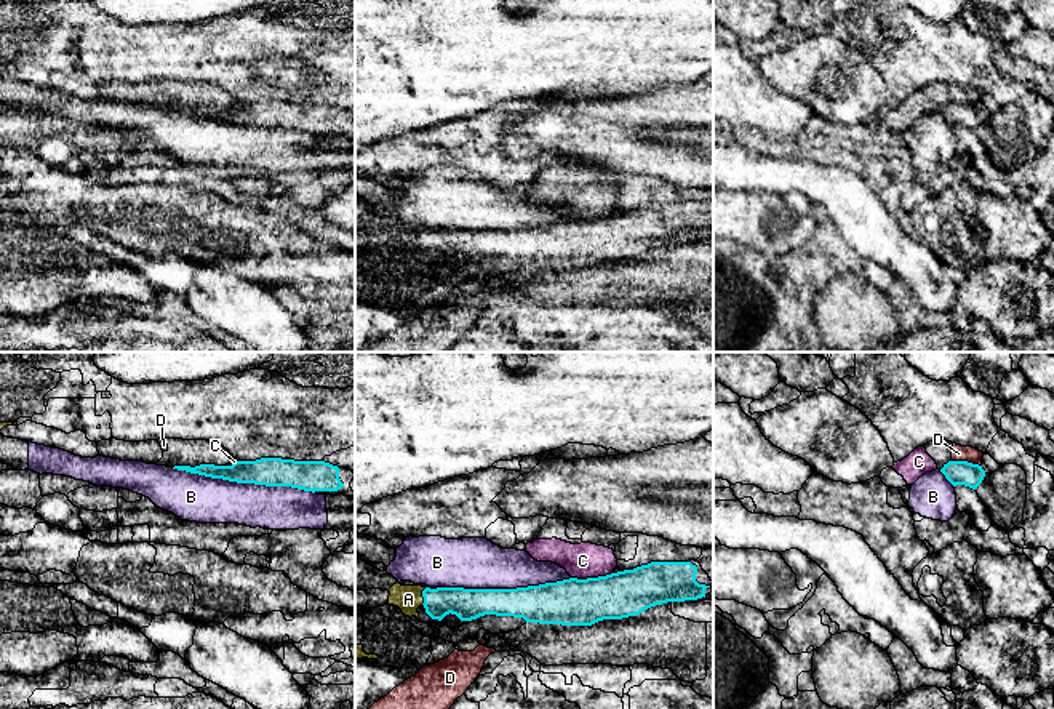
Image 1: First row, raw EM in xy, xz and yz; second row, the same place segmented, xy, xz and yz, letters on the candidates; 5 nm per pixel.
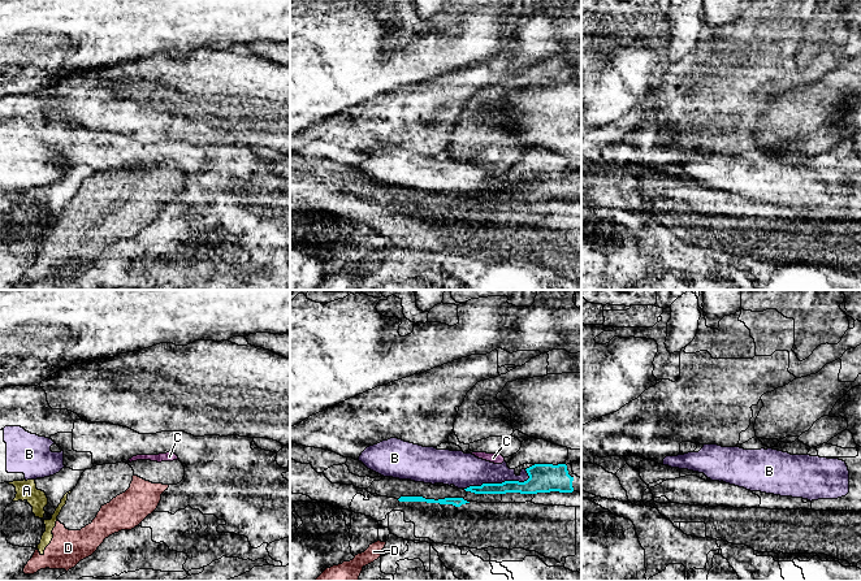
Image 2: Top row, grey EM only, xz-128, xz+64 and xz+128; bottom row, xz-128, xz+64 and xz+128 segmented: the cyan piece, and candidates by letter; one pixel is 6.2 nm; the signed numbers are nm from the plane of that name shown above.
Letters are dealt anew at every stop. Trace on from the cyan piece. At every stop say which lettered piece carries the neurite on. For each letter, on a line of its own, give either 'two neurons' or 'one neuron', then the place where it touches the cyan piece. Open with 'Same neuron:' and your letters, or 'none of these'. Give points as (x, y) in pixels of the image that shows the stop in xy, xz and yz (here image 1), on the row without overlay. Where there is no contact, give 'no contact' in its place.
Same neuron: A
A: one neuron | xz (423, 237)
B: two neurons | xy (243, 124)
C: two neurons | xz (590, 220)
D: two neurons | yz (966, 103)

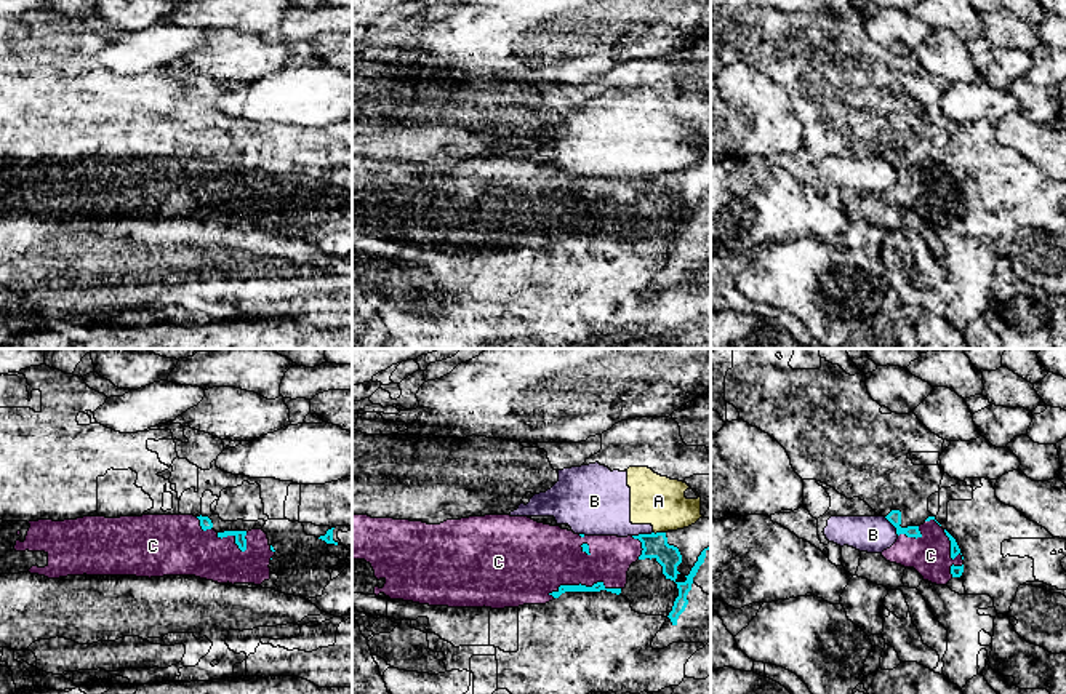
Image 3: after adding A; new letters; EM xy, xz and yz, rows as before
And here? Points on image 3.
Same neuron: C
A: two neurons | xz (660, 175)
B: two neurons | xz (642, 176)
C: one neuron | xz (583, 227)

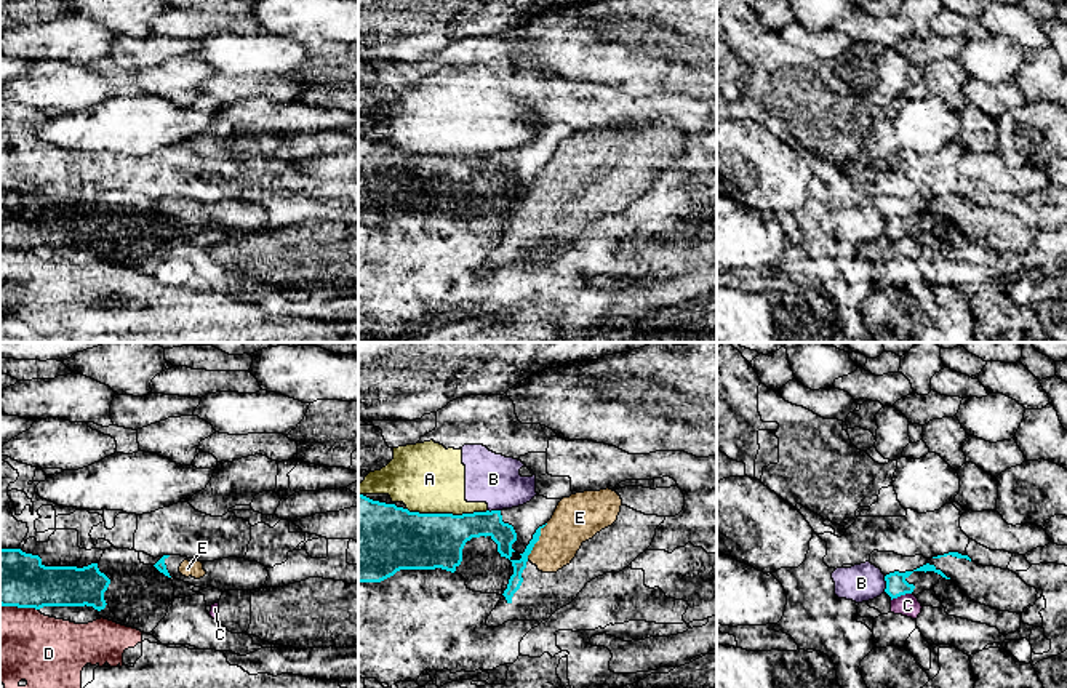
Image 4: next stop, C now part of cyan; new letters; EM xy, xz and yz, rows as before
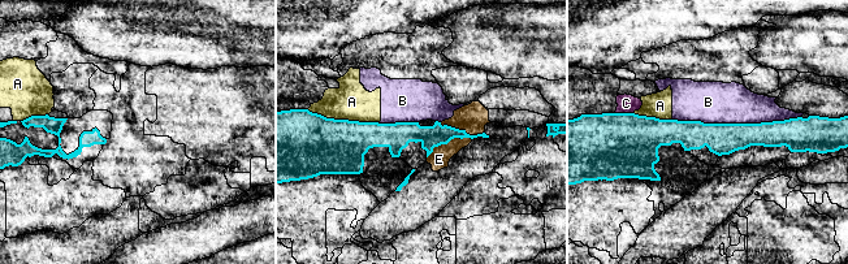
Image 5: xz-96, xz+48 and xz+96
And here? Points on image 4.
Same neuron: none of these
A: two neurons | xz (447, 156)
B: two neurons | yz (887, 226)
C: two neurons | yz (901, 236)
D: two neurons | xy (19, 248)
E: two neurons | xz (538, 181)

